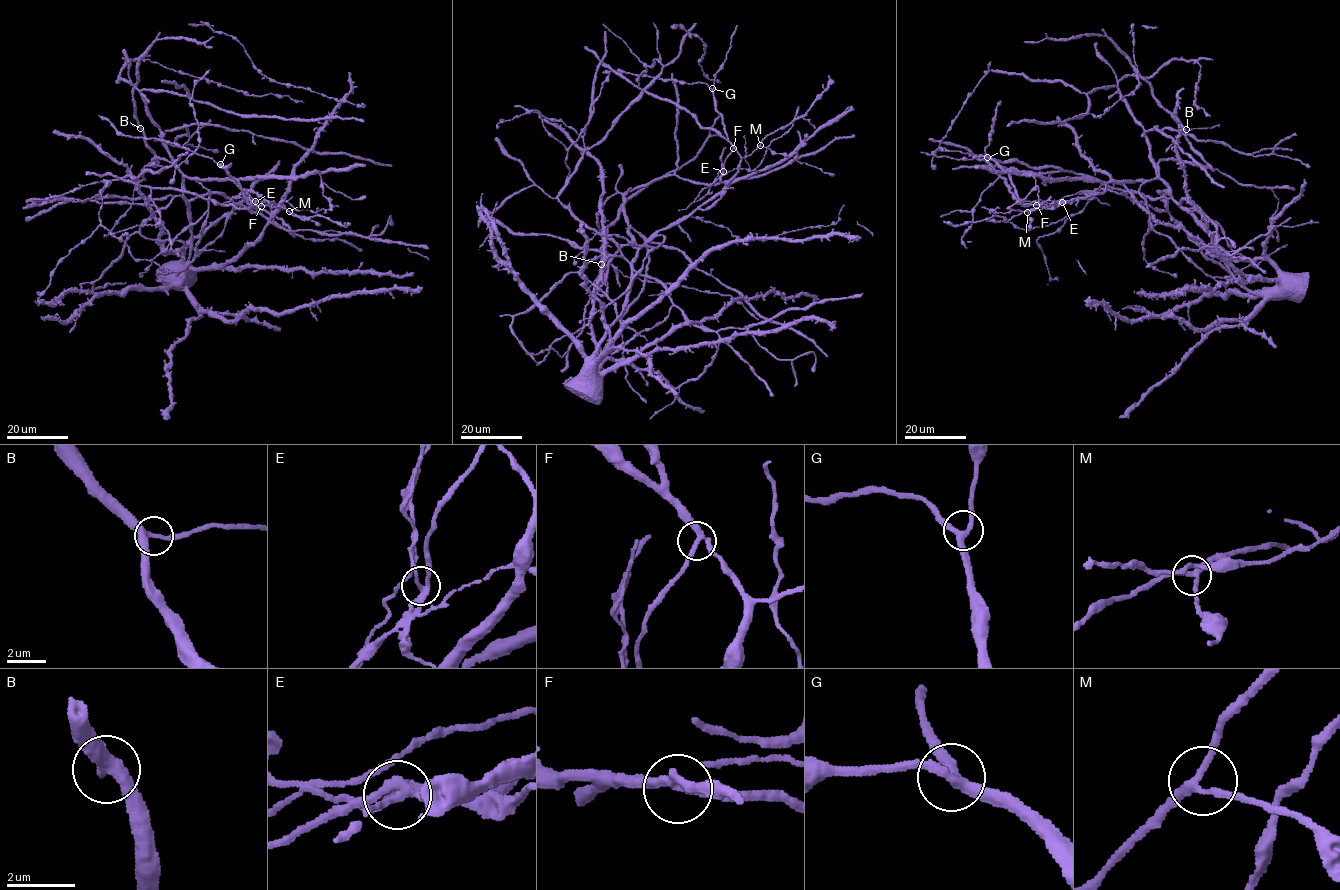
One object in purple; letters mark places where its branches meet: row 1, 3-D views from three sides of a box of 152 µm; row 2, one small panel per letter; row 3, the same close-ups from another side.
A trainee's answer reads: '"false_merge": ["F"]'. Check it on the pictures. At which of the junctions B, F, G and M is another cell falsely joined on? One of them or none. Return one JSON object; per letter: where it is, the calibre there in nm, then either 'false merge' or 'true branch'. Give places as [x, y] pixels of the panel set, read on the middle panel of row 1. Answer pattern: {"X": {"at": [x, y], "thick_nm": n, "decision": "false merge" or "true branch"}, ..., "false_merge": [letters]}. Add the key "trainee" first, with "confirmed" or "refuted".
{"trainee": "confirmed", "B": {"at": [601, 264], "thick_nm": 320, "decision": "true branch"}, "F": {"at": [733, 148], "thick_nm": 240, "decision": "false merge"}, "G": {"at": [712, 88], "thick_nm": 280, "decision": "true branch"}, "M": {"at": [760, 145], "thick_nm": 200, "decision": "true branch"}, "false_merge": ["F"]}

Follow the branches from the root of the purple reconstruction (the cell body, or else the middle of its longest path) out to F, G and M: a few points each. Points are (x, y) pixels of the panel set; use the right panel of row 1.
F: (1268, 291), (1250, 291), (1241, 284), (1217, 241), (1159, 179), (1108, 183), (1104, 191), (1089, 197), (1036, 205)
G: (1268, 291), (1241, 284), (1159, 179), (1108, 183), (1089, 197), (1040, 206), (1023, 204), (987, 157)
M: (1268, 291), (1250, 291), (1241, 284), (1217, 241), (1159, 179), (1108, 183), (1103, 192), (1027, 212)

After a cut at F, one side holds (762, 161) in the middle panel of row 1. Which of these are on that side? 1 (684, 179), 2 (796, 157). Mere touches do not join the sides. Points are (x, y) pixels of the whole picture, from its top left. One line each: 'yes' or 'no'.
1: no
2: no

